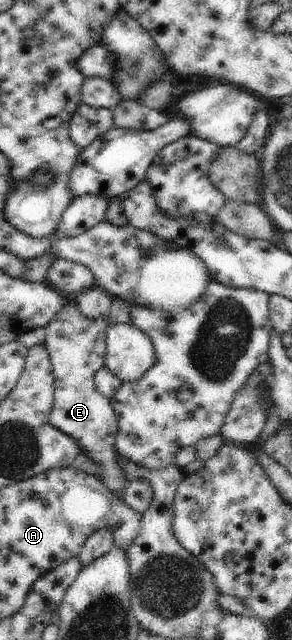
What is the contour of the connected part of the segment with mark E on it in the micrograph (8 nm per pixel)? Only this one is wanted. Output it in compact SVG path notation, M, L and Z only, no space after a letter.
M75 301L66 302L45 327L45 348L50 354L55 377L53 408L49 423L71 437L78 449L101 471L99 480L114 497L122 499L129 481L119 463L116 440L118 422L112 402L96 387L96 374L105 366L105 339L103 323L81 316Z

